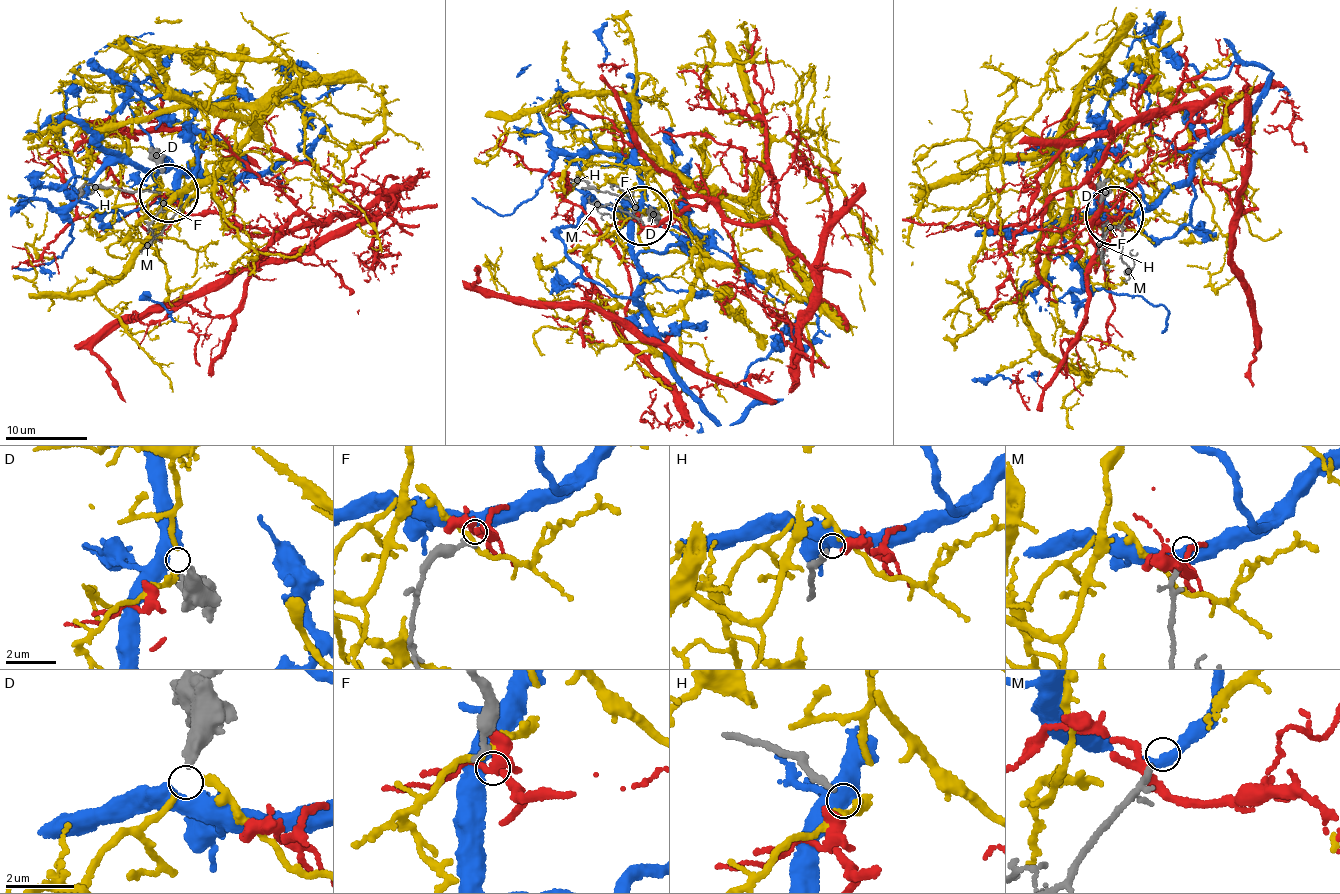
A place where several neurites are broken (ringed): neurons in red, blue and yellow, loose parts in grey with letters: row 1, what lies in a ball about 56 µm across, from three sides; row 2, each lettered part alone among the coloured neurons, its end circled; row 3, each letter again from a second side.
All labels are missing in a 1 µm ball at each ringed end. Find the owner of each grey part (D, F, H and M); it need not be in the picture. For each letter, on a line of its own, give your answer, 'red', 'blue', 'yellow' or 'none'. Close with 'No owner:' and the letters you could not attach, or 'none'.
D: blue
F: red
H: none
M: none
No owner: H, M

